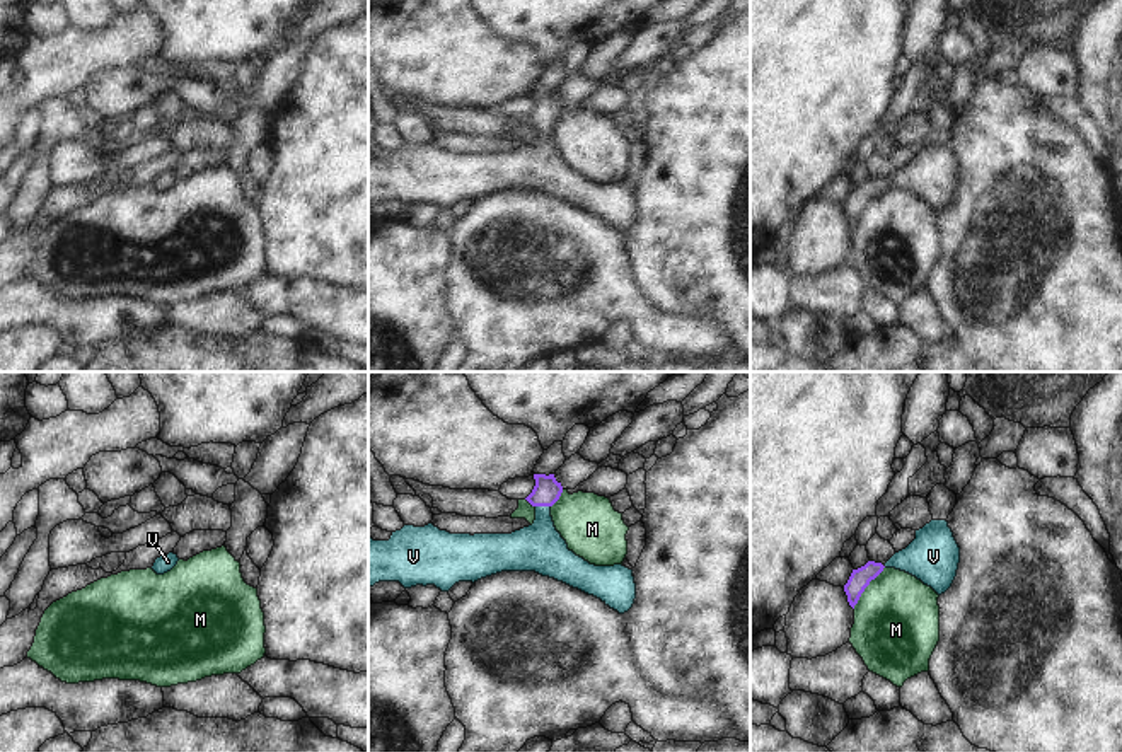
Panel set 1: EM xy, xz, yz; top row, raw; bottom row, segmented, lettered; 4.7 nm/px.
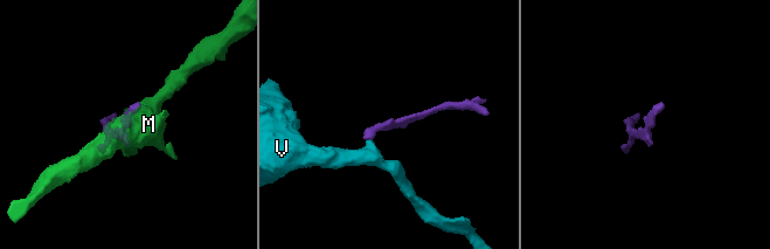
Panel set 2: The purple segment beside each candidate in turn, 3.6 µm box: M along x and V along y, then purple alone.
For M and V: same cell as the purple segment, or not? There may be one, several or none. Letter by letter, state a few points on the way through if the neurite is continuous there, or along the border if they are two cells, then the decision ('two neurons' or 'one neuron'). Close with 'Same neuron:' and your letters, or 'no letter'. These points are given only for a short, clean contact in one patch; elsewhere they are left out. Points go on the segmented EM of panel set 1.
M: along yz (884, 566), (853, 607) | two neurons
V: across xz (546, 491), (543, 505), (539, 548) | one neuron
Same neuron: V

